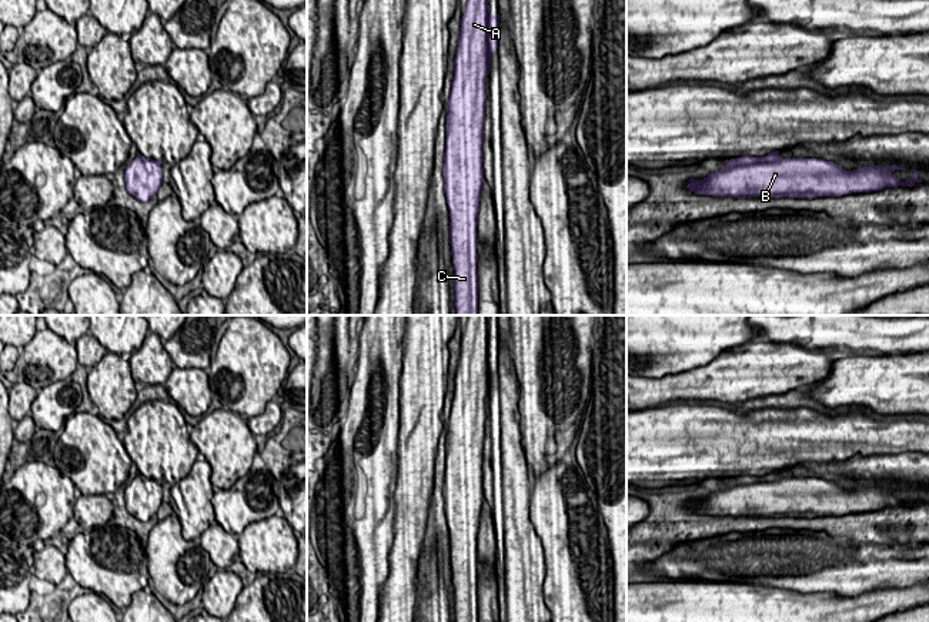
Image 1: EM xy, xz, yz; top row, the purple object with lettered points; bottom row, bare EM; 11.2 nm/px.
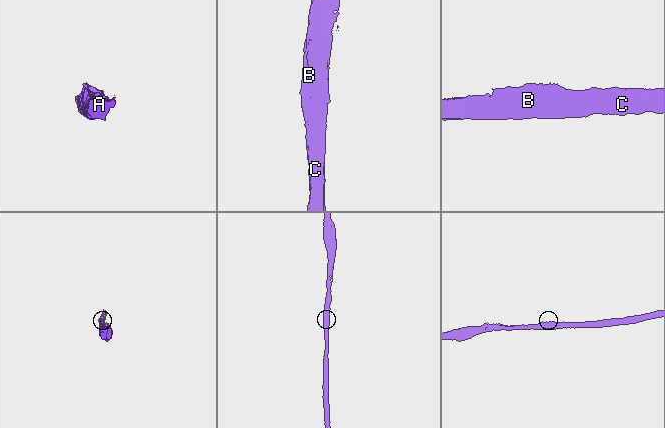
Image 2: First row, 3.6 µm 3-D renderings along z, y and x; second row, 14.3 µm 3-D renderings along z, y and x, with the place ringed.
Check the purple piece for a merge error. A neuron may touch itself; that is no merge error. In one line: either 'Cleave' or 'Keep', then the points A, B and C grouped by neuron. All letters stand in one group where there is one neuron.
Keep. Groups: A B C

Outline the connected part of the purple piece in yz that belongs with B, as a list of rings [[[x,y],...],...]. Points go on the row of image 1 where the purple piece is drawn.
[[[772,151],[765,157],[741,157],[731,158],[724,170],[711,173],[704,180],[689,178],[688,190],[695,194],[705,194],[712,197],[735,197],[735,198],[818,198],[818,197],[842,197],[852,193],[879,191],[886,187],[913,187],[922,183],[918,178],[919,171],[913,170],[913,180],[900,181],[892,173],[895,170],[905,170],[898,165],[873,165],[862,167],[859,170],[846,171],[841,165],[825,161],[822,158],[782,158],[779,151]]]

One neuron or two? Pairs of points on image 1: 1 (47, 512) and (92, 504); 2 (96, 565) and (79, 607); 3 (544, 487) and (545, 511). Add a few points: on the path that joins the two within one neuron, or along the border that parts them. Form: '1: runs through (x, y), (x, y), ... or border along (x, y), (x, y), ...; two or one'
1: border along (77, 494), (72, 517); two
2: border along (93, 591), (104, 598); two
3: runs through (545, 492), (545, 505); one

